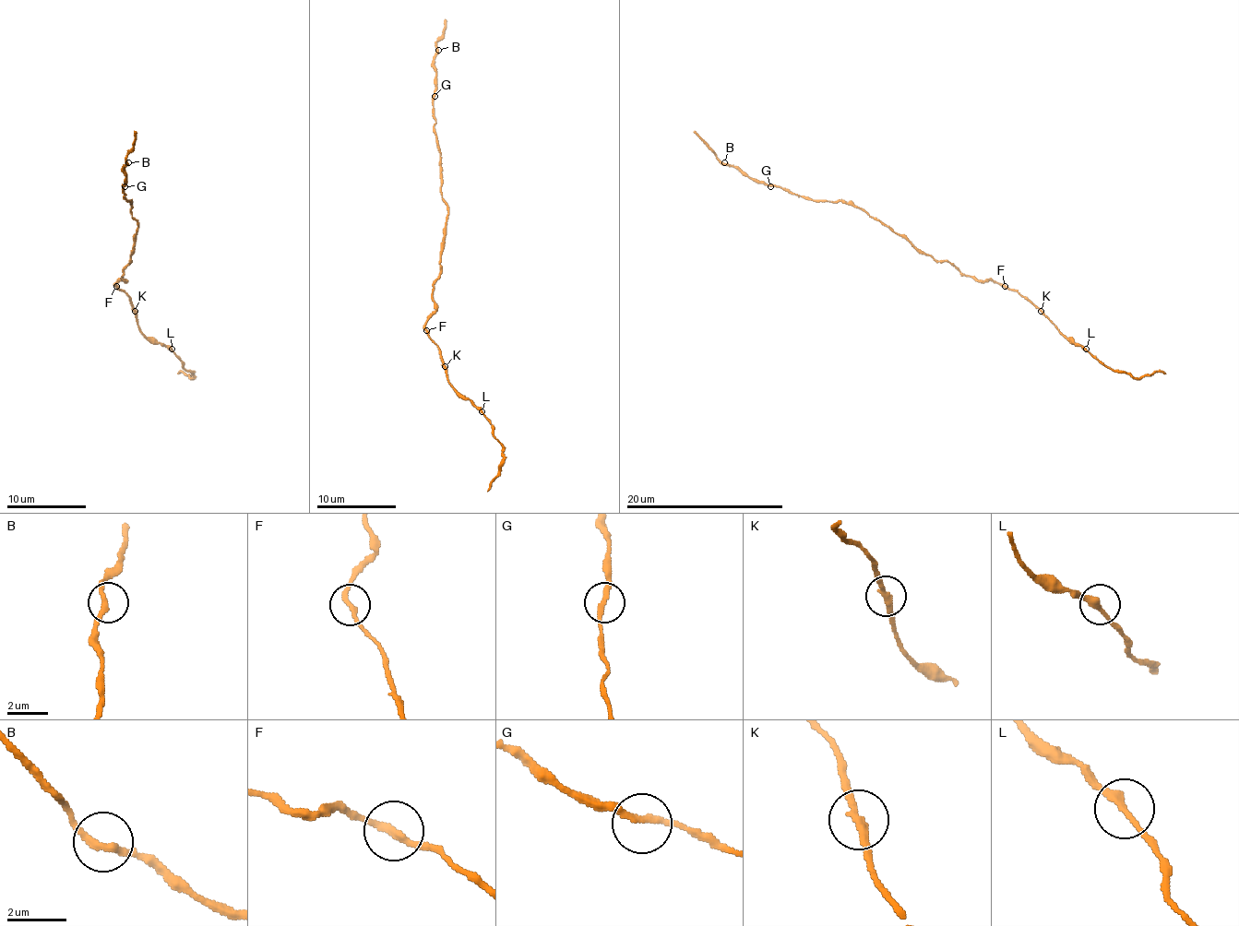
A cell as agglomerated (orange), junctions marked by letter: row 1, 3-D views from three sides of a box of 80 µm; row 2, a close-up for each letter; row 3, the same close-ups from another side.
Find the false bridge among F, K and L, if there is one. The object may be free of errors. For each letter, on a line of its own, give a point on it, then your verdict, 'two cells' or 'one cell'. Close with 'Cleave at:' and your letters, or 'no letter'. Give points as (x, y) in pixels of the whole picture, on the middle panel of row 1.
F: at (426, 330); one cell
K: at (445, 366); one cell
L: at (482, 411); one cell
Cleave at: no letter

